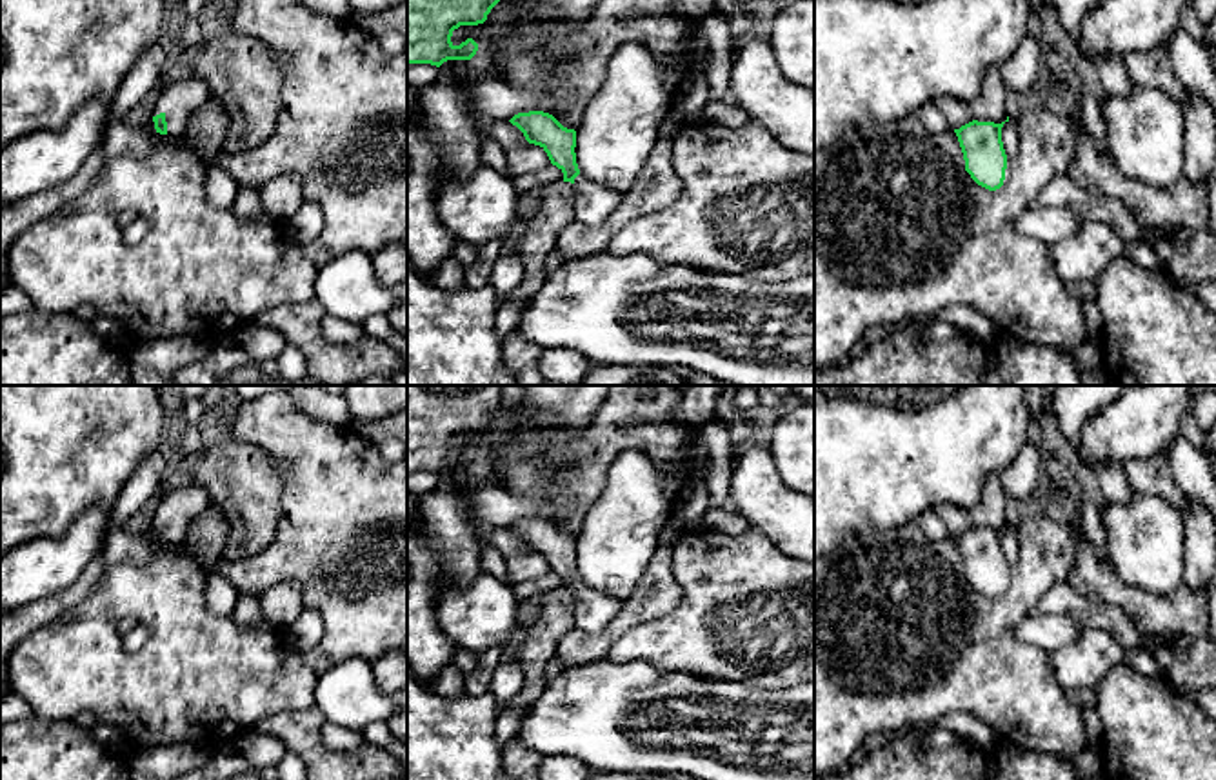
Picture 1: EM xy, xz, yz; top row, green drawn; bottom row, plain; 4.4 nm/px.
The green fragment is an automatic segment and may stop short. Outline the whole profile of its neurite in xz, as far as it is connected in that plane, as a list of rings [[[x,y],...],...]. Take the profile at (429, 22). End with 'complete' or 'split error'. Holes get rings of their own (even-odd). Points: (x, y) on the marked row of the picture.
[[[407,0],[407,64],[440,67],[447,60],[471,60],[478,44],[451,42],[460,25],[478,25],[500,0]]] | complete

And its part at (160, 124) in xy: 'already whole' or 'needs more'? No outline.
needs more

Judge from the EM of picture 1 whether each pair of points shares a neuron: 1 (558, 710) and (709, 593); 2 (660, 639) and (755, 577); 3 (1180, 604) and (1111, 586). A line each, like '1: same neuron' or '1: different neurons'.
1: different neurons
2: same neuron
3: same neuron

